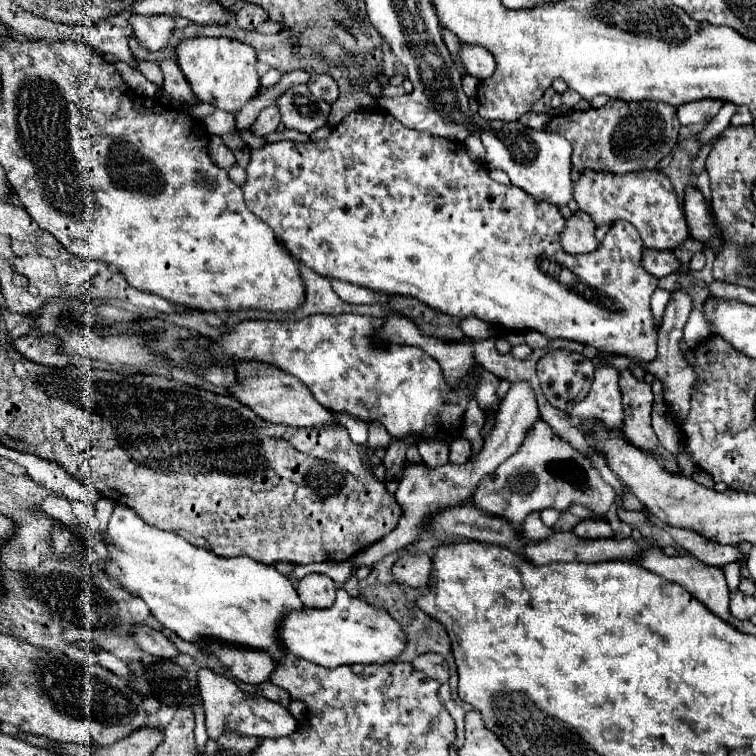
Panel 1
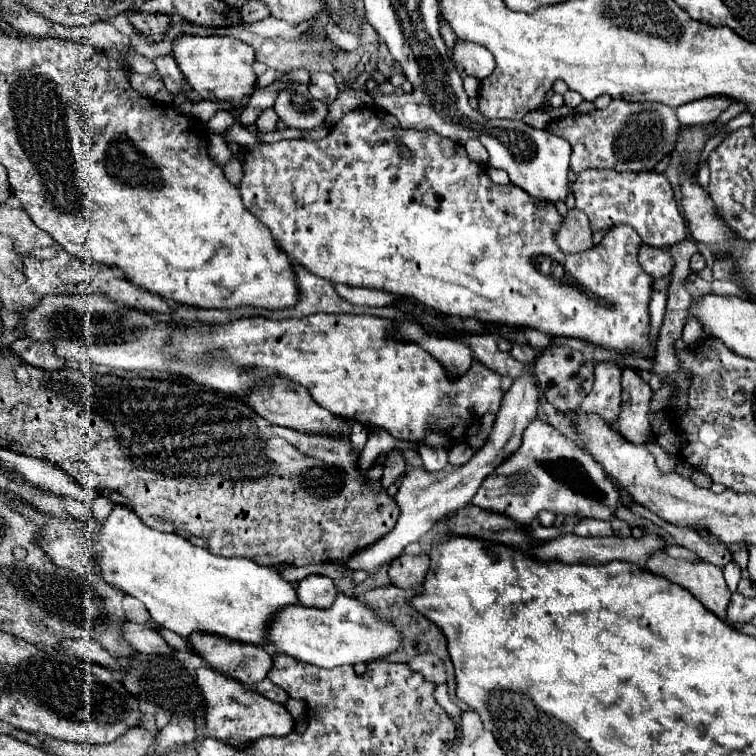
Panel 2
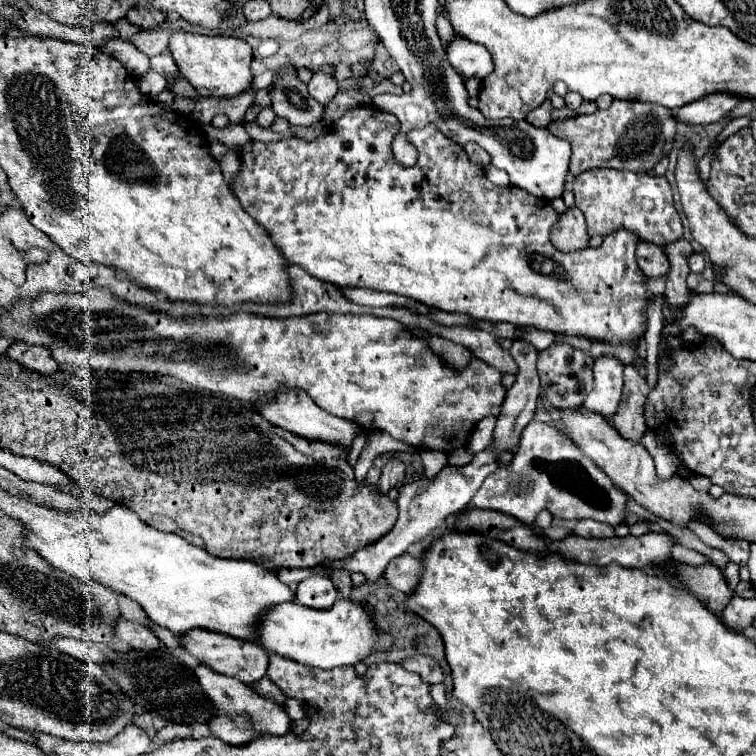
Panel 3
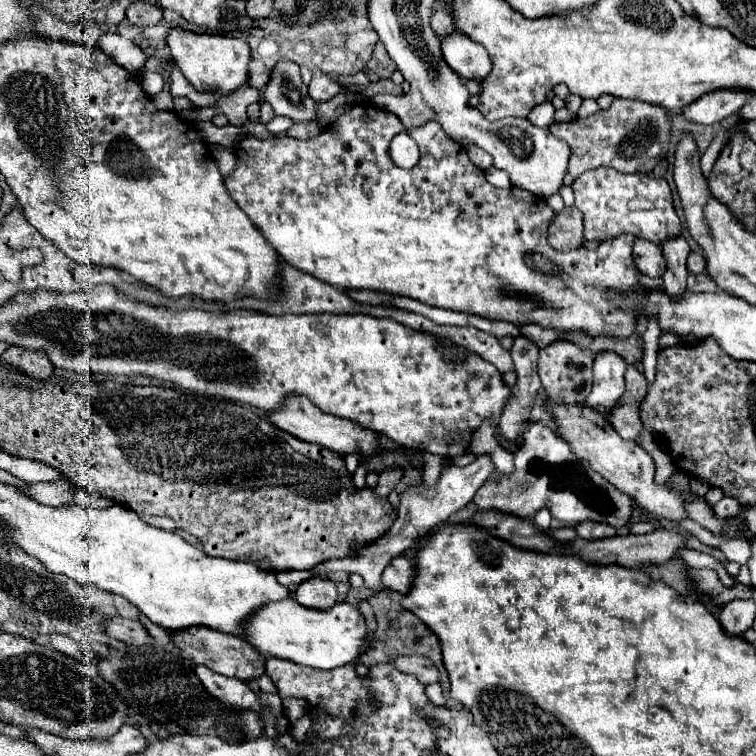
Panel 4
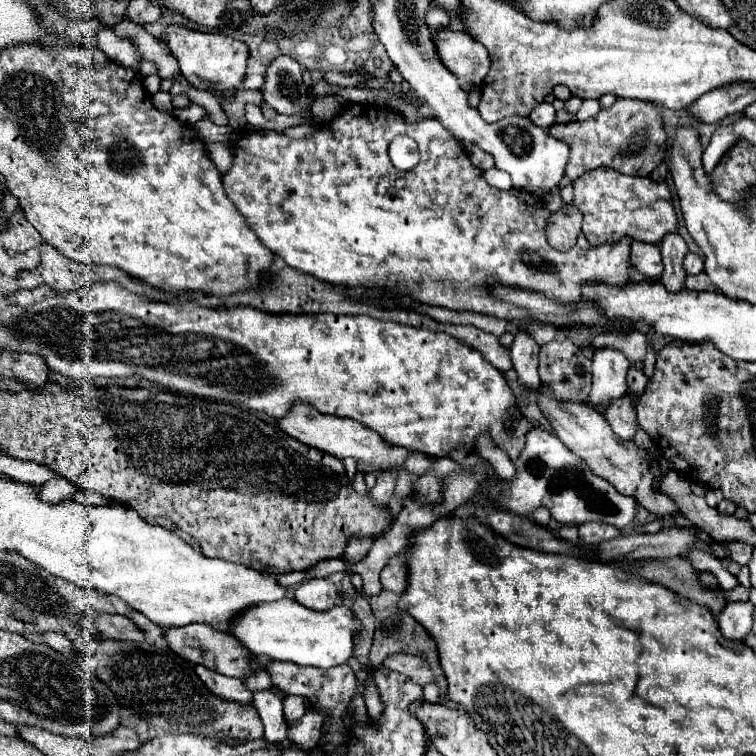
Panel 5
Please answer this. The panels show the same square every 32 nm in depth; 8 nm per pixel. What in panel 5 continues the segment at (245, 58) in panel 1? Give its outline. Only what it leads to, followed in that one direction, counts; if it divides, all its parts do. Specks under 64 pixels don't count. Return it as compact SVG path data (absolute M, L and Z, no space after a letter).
M170 26L166 32L166 44L172 56L178 60L180 72L194 88L202 88L202 82L206 82L206 84L216 84L216 90L220 92L228 92L236 90L244 82L248 46L240 40L222 34L194 32L184 26Z

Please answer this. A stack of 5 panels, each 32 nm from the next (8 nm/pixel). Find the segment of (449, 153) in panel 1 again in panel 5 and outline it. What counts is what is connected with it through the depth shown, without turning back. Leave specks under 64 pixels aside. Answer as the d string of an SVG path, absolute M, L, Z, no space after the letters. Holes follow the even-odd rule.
M346 104L342 114L326 126L330 128L322 128L304 140L276 132L246 132L244 140L248 144L238 142L234 146L234 166L222 176L228 198L244 212L260 240L286 264L342 288L348 288L348 284L400 284L408 296L422 304L516 320L520 318L520 308L492 300L492 286L504 284L544 292L544 296L552 296L552 300L560 300L560 304L572 304L572 320L540 320L542 324L556 328L588 326L598 332L616 330L616 324L604 324L604 316L600 316L592 304L584 304L580 294L586 282L632 284L632 240L624 238L616 244L602 244L590 250L578 246L568 252L554 250L544 236L552 212L544 206L542 198L516 188L498 190L490 186L482 170L470 162L464 148L436 118L408 126L400 114L388 108L376 104ZM398 134L410 134L420 146L420 162L412 172L394 168L388 158L388 144Z

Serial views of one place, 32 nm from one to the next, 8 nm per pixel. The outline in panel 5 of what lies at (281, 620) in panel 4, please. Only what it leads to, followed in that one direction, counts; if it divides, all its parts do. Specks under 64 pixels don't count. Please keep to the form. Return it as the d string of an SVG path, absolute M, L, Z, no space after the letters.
M282 598L276 602L264 602L260 606L254 606L248 612L244 612L242 616L238 616L230 634L236 636L256 656L262 656L262 658L266 656L272 660L288 660L294 664L306 664L306 666L316 666L316 668L326 670L332 666L346 664L354 656L354 642L352 640L356 634L360 634L360 630L362 630L362 624L356 620L350 606L334 606L328 611L318 612L298 604L296 600Z

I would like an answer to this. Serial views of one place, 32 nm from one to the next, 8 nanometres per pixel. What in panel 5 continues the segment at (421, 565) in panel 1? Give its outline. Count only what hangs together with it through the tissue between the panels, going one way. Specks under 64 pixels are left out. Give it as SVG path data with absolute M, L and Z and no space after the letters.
M398 554L394 558L390 558L390 562L386 564L386 568L380 574L380 582L386 590L396 592L396 594L404 594L404 588L408 584L408 572L404 572L404 554Z

